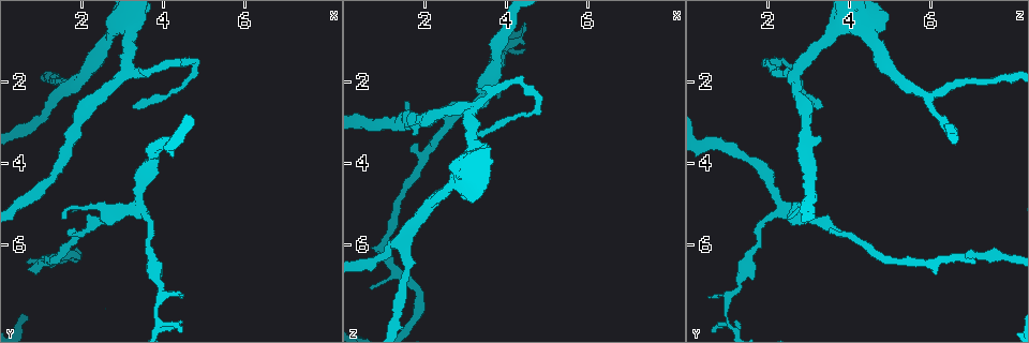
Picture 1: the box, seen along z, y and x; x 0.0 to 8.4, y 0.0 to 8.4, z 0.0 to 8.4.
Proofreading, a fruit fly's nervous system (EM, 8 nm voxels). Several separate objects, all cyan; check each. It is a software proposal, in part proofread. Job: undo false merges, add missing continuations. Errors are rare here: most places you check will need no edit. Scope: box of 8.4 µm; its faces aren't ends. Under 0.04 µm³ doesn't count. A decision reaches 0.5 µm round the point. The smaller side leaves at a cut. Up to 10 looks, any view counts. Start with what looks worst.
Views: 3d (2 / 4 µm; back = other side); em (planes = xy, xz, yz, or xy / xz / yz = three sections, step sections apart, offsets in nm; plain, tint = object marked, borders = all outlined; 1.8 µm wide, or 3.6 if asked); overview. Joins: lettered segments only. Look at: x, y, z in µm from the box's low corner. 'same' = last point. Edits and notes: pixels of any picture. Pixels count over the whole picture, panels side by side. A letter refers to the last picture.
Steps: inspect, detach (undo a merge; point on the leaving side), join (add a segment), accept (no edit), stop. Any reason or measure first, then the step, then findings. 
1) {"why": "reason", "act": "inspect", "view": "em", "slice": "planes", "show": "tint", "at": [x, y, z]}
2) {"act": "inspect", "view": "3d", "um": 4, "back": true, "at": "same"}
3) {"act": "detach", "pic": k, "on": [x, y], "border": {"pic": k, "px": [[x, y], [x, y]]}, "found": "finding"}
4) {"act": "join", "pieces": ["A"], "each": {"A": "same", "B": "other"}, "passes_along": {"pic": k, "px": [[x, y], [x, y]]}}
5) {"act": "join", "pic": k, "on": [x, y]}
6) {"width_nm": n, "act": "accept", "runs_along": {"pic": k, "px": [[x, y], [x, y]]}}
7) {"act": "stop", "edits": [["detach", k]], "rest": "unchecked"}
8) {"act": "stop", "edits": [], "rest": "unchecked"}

{"why": "free end", "act": "inspect", "view": "em", "slice": "planes", "show": "borders", "at": [0.70, 6.40, 7.05]}

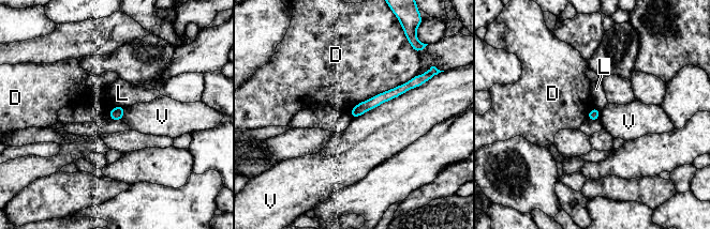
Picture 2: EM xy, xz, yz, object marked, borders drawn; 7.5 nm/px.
{"longest_contact_nm": ["V", 600], "act": "accept", "each": {"D": "other", "L": "other", "V": "other"}, "runs_along": {"pic": 2, "px": [[411, 84], [361, 107], [353, 113]]}, "found": "none of them fits"}

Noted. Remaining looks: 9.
{"why": "an open end", "act": "inspect", "view": "em", "slice": "planes", "show": "borders", "at": [3.25, 2.70, 3.30]}

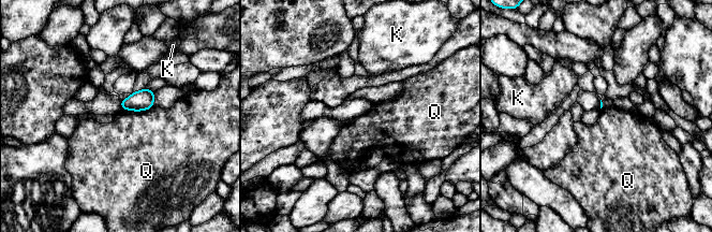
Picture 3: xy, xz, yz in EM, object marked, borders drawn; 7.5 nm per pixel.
{"act": "accept", "each": {"K": "other", "Q": "other"}, "found": "no lettered segment goes on from it"}

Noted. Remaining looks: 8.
{"why": "thin end", "act": "inspect", "view": "3d", "um": 4, "at": [1.60, 5.30, 2.45]}

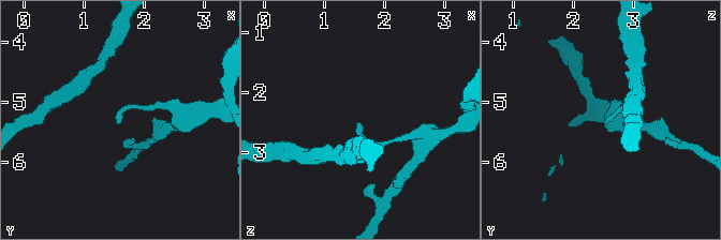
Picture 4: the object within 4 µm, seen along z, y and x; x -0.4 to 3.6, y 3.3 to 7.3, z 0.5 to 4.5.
{"act": "inspect", "view": "em", "um": 3.6, "slice": "xz", "step": 4, "show": "borders", "at": [1.55, 5.35, 2.45]}

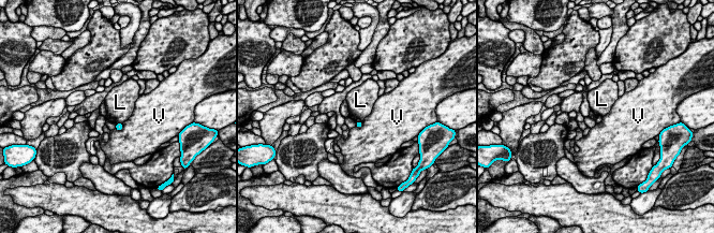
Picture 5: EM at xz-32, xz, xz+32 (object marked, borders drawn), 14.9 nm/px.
{"why": "cut it another way", "act": "inspect", "view": "em", "um": 3.6, "slice": "planes", "show": "borders", "at": "same"}

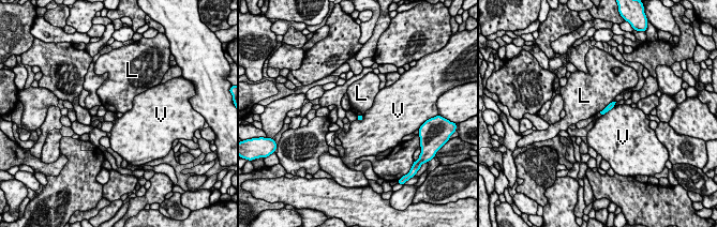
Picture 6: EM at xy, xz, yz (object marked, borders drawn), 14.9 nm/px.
{"act": "accept", "each": {"L": "other", "V": "other"}, "border": {"pic": 6, "px": [[612, 100], [599, 111]]}, "found": "none of them fits"}

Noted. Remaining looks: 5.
{"why": "thin neck", "act": "inspect", "view": "3d", "um": 2, "at": [3.65, 5.95, 1.75]}

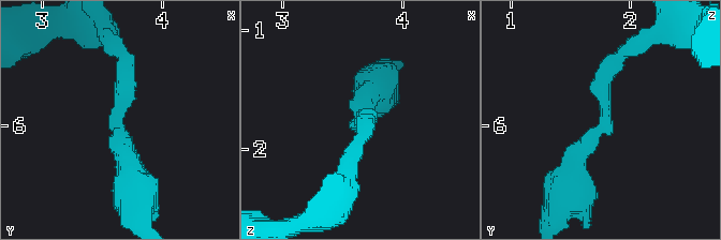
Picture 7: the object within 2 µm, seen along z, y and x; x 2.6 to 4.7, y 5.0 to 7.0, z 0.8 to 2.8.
{"why": "shape alone is not enough", "act": "inspect", "view": "em", "slice": "planes", "show": "borders", "at": [3.62, 5.96, 1.80]}

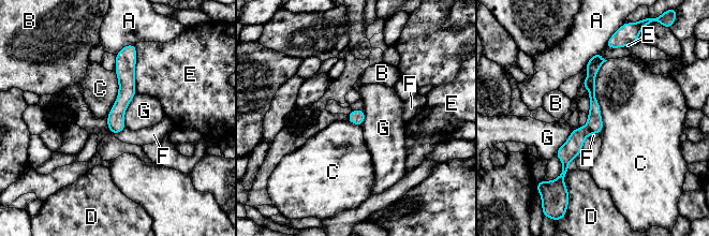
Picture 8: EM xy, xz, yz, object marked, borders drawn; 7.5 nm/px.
{"act": "accept", "each": {"A": "other", "B": "other", "C": "other", "D": "other", "E": "other", "F": "other", "G": "other"}, "border": {"pic": 8, "px": [[607, 60], [595, 77], [600, 134]]}, "found": "continuous, no second neuron"}

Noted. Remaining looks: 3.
{"act": "stop", "edits": [], "rest": "unchecked"}

